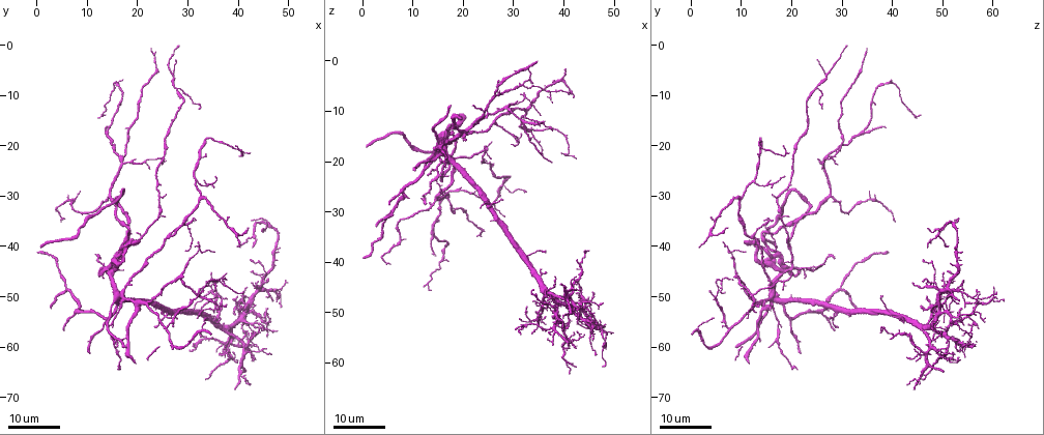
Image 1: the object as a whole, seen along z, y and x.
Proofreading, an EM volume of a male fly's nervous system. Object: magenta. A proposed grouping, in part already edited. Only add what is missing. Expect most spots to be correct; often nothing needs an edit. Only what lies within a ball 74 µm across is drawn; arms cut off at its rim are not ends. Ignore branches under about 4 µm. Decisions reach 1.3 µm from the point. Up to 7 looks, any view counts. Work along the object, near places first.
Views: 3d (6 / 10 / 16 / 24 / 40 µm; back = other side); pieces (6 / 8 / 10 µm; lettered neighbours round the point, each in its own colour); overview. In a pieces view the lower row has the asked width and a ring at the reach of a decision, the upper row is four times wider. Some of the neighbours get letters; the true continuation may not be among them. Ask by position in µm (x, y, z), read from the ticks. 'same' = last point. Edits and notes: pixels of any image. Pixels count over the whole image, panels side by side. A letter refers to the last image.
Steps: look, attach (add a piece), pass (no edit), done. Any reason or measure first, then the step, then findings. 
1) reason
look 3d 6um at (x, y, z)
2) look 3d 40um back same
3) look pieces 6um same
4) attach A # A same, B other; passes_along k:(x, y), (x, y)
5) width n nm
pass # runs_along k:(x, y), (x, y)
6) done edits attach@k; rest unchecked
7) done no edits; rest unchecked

tapers out
look 3d 24um at (36.5, 54.5, 42.0)

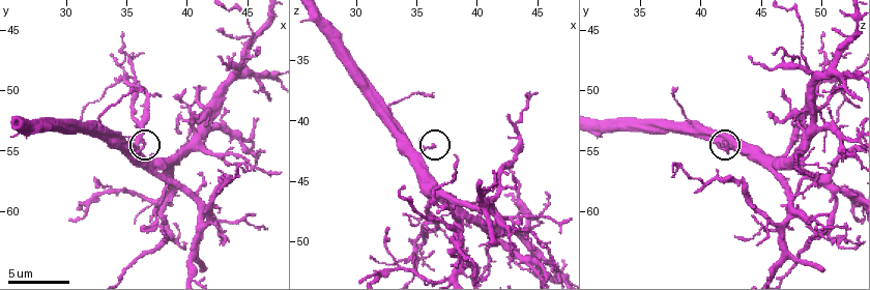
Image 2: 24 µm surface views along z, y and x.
look pieces 10um at (36.2, 54.4, 42.2)

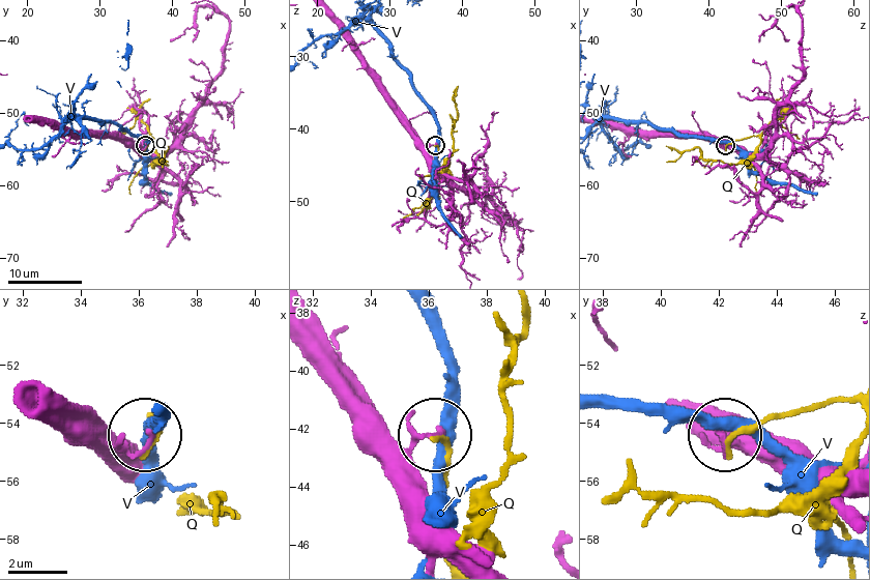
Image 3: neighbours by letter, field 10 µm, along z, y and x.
pass # Q other, V other; no lettered piece goes on from it

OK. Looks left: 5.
free end
look 3d 6um at (39.8, 50.2, 46.6)

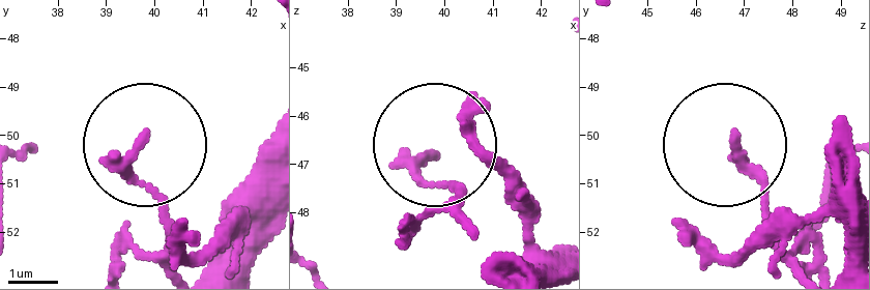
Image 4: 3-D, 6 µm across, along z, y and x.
see the neighbours
look pieces 8um at (39.75, 50.05, 46.90)

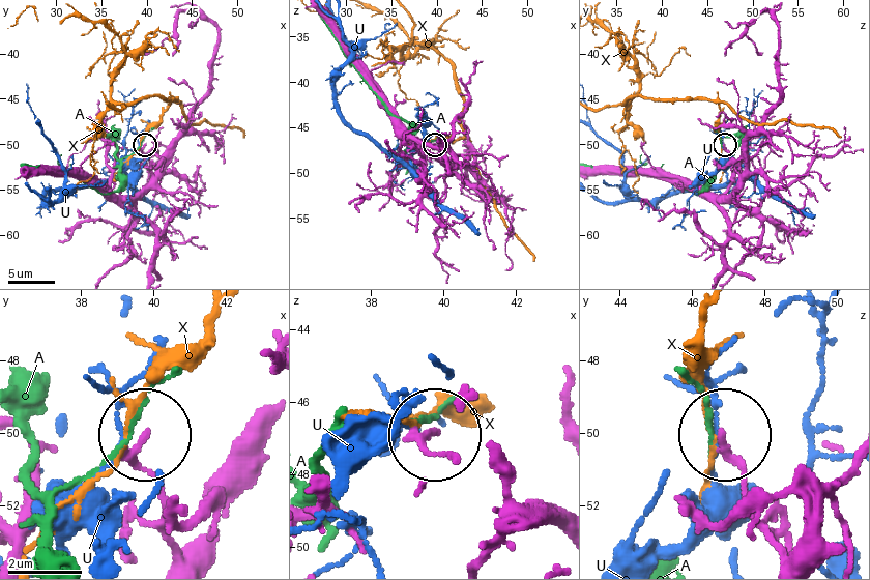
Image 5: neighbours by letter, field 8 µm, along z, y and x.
width 190 nm
pass # A other, U other, X other; runs_along 5:(784, 555), (726, 437); no lettered piece goes on from it

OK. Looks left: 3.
branch stops here
look 3d 24um at (48.0, 56.5, 48.0)

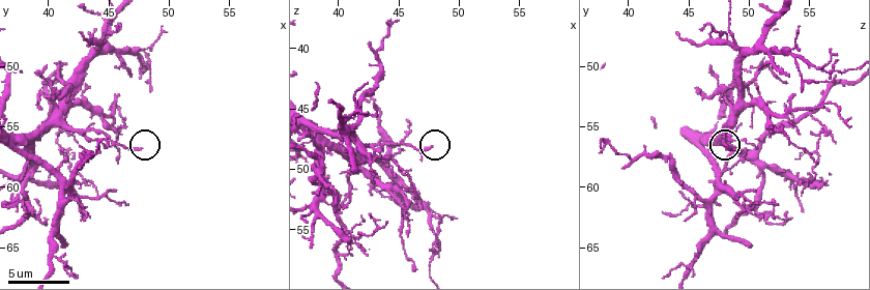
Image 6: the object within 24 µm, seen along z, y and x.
zoom in
look 3d 6um at (47.8, 56.8, 48.4)

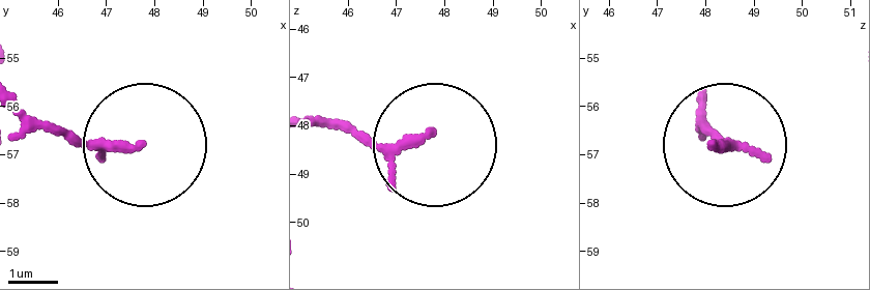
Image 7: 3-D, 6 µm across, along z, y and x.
look pieces 6um at (47.65, 56.80, 48.20)

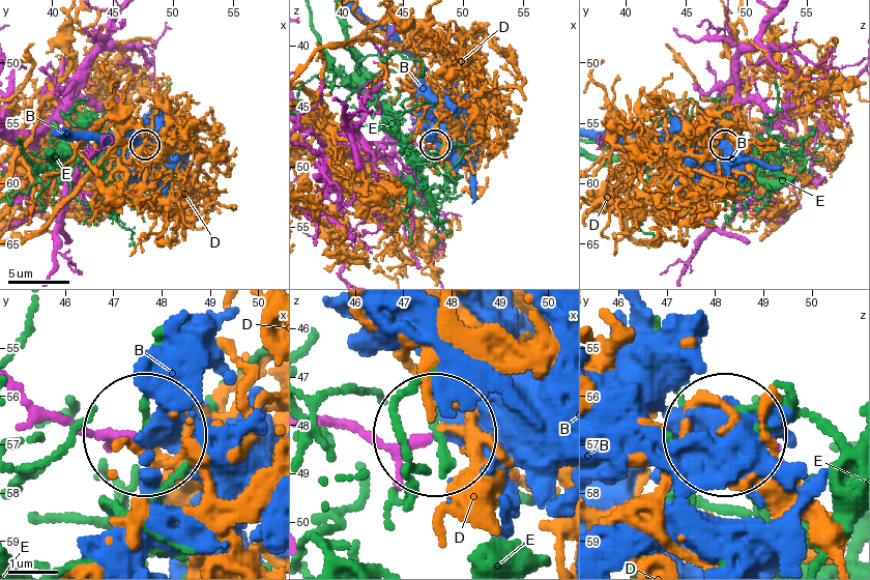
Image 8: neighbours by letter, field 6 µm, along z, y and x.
width 180 nm
pass # B other, D other, E other; no lettered piece goes on from it

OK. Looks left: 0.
done no edits; rest unchecked

